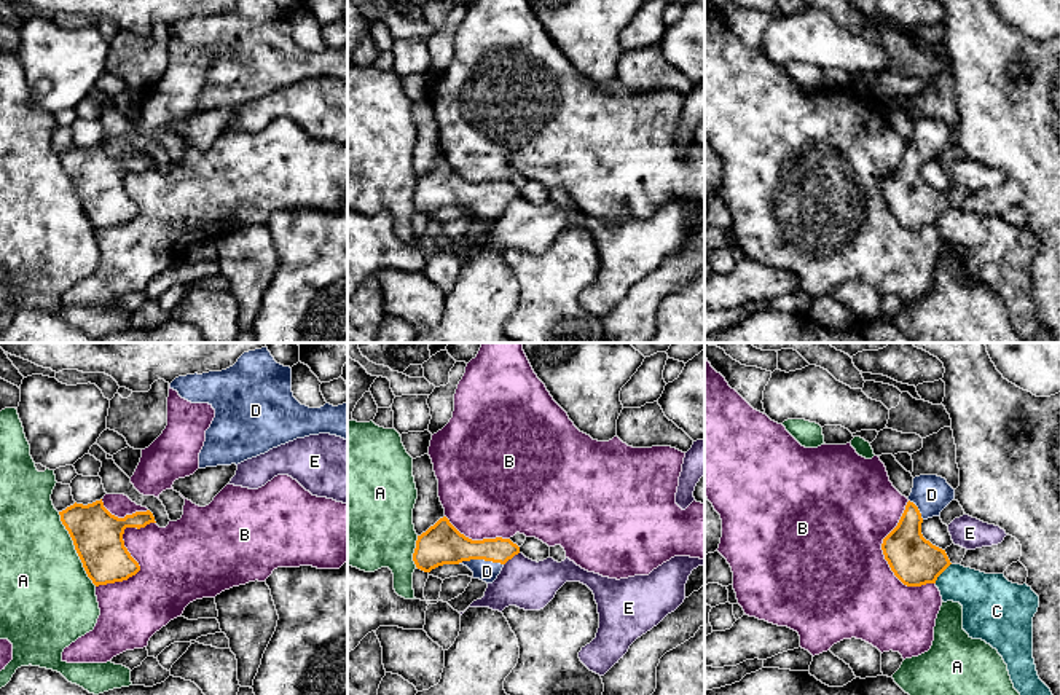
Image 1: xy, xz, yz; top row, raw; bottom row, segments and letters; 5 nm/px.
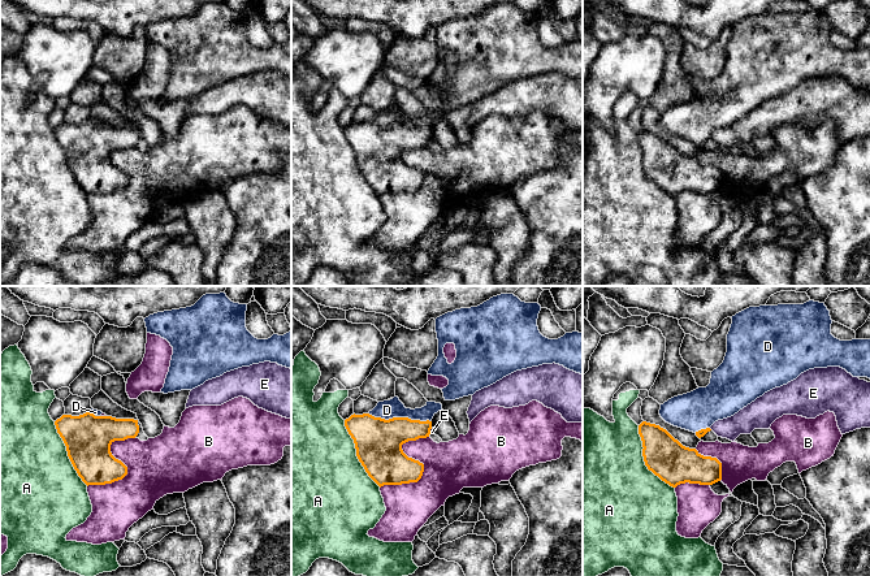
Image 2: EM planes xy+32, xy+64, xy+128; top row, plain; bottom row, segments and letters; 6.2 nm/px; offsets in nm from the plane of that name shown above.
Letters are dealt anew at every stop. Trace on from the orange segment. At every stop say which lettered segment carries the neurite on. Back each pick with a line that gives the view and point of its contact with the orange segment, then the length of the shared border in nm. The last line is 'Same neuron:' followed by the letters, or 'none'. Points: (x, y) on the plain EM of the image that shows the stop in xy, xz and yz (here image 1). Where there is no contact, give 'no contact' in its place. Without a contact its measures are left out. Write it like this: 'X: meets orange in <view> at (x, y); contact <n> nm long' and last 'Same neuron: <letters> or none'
D: meets orange in xz at (480, 201); contact 240 nm long
Same neuron: D

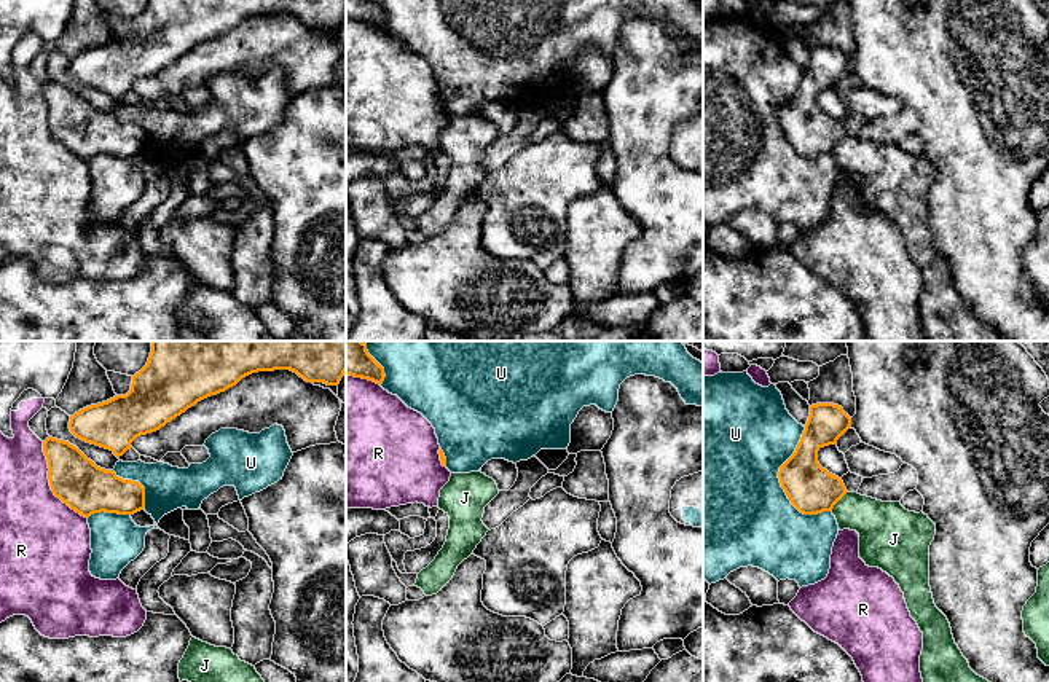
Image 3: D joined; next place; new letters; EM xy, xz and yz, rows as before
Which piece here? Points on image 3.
Same neuron: none

